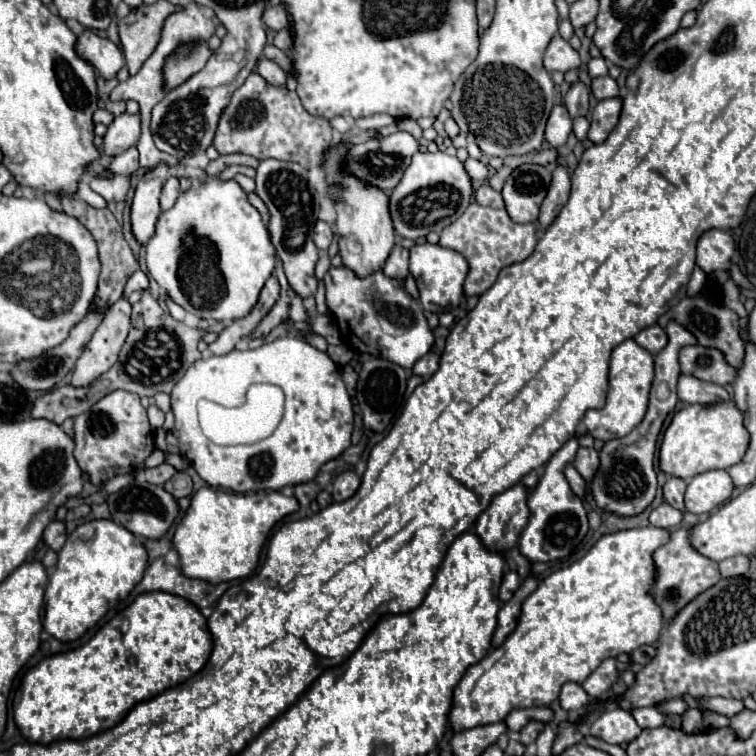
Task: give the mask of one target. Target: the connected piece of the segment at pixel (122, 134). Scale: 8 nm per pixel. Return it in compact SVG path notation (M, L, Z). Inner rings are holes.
M120 114L116 120L108 126L108 132L104 136L104 152L108 156L118 156L124 150L136 146L140 138L140 116L138 114Z

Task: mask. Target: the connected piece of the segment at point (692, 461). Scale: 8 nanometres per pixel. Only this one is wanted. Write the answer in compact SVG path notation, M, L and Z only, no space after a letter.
M734 400L718 402L712 406L692 404L674 414L670 426L664 432L660 446L660 468L682 480L690 480L696 474L716 468L730 468L742 460L750 444L750 434L744 426L744 412L734 404Z

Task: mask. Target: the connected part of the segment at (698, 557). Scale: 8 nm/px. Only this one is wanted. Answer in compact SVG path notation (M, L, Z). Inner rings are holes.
M684 526L672 532L672 538L668 544L660 546L654 552L654 562L656 562L656 582L654 582L654 596L660 608L664 610L664 620L670 622L670 618L676 616L678 608L684 608L694 596L704 592L706 588L714 586L720 580L720 568L718 562L702 556L692 544L690 544L690 534L692 526Z

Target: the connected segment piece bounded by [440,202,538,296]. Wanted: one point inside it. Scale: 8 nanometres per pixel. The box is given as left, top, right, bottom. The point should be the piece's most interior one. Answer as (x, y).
(487, 238)

